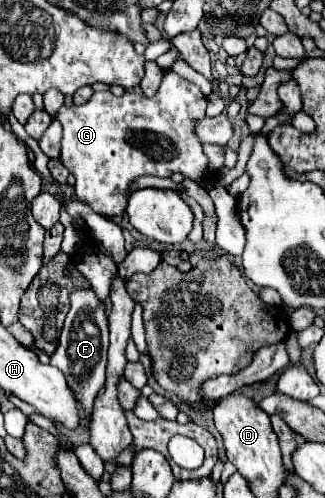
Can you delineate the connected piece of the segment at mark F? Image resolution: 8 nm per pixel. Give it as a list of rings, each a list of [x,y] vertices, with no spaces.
[[[78,287],[76,291],[70,293],[70,311],[66,313],[66,321],[62,327],[62,335],[58,341],[58,347],[54,351],[54,355],[50,357],[50,363],[54,367],[58,367],[64,375],[66,381],[70,381],[70,387],[74,389],[78,403],[82,405],[82,409],[90,415],[90,407],[94,403],[94,397],[98,395],[98,391],[104,385],[104,373],[106,373],[106,349],[108,349],[108,317],[106,317],[106,305],[96,297],[96,293],[92,291],[92,287]]]

